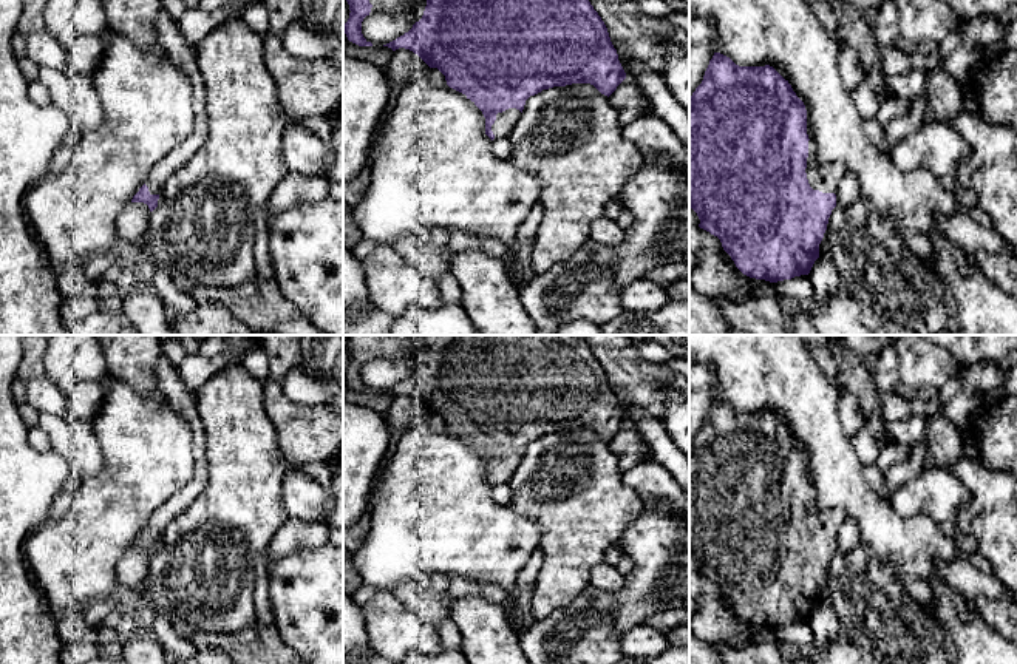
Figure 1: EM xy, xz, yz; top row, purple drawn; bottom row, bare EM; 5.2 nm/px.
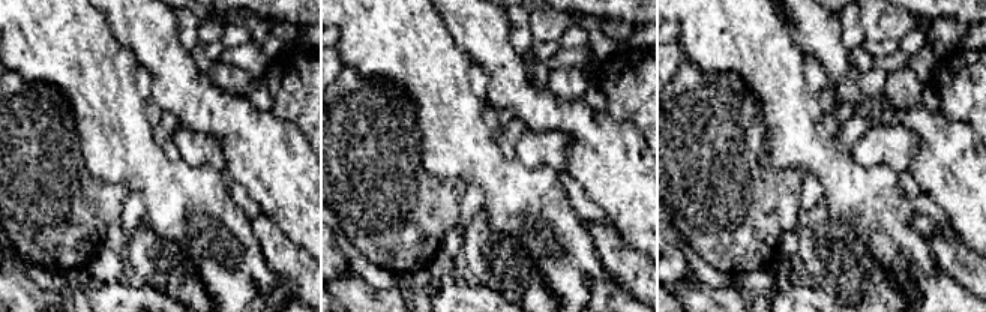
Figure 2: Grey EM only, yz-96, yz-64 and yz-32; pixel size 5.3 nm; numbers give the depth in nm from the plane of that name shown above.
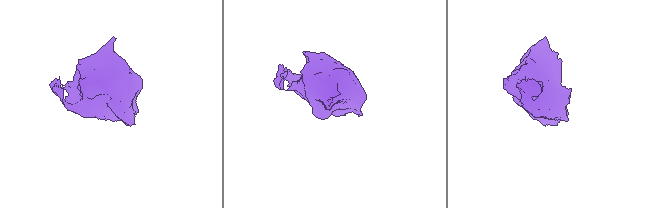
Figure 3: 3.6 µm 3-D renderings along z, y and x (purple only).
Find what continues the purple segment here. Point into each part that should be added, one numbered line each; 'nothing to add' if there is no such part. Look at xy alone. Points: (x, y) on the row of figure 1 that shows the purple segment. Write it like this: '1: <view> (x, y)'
1: xy (169, 34)

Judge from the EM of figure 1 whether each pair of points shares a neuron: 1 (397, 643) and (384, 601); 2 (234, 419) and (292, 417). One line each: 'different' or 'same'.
1: same
2: different

